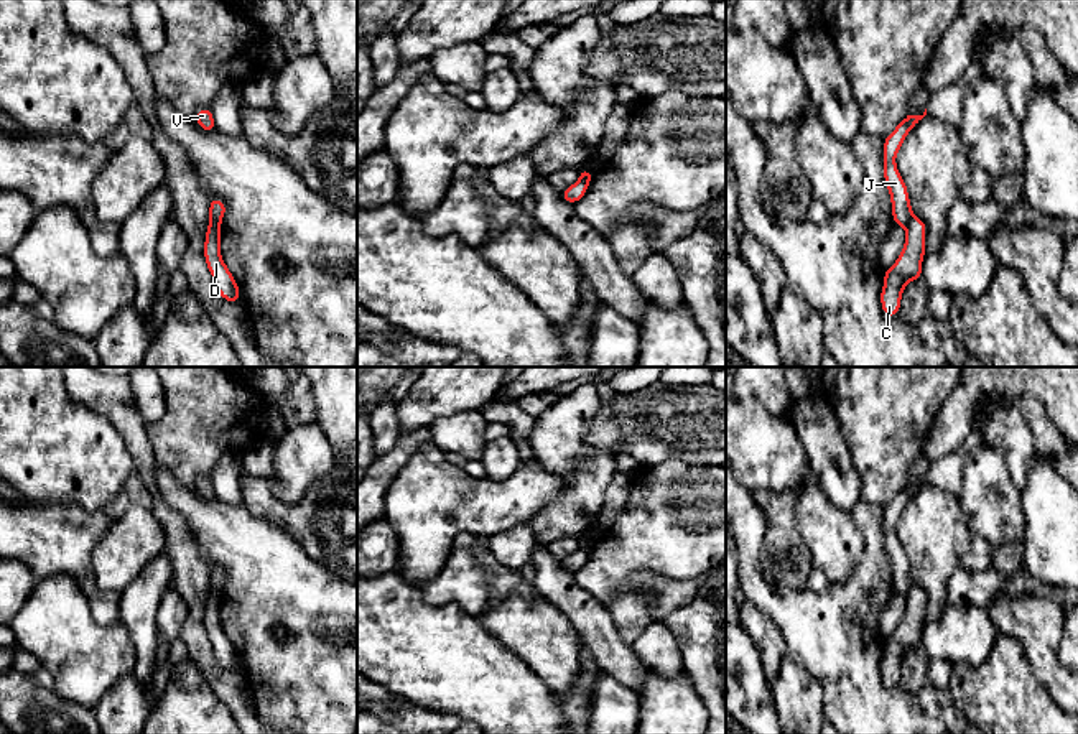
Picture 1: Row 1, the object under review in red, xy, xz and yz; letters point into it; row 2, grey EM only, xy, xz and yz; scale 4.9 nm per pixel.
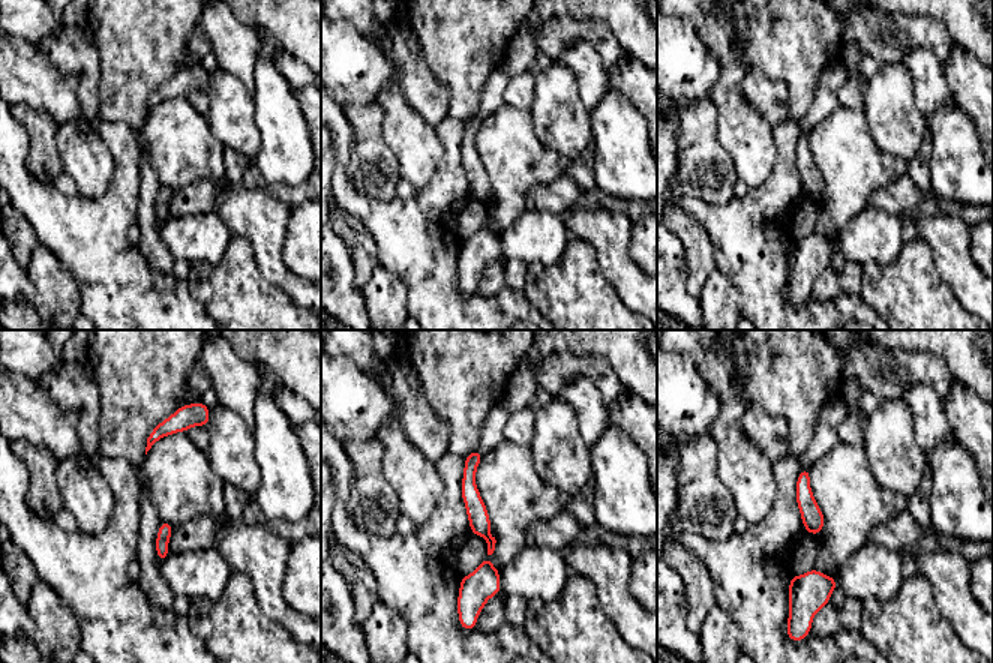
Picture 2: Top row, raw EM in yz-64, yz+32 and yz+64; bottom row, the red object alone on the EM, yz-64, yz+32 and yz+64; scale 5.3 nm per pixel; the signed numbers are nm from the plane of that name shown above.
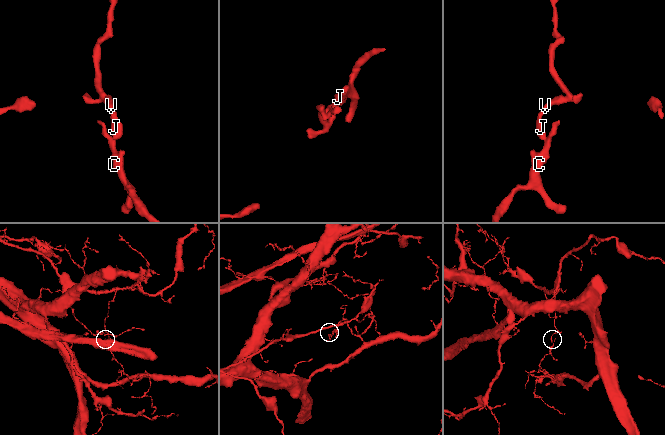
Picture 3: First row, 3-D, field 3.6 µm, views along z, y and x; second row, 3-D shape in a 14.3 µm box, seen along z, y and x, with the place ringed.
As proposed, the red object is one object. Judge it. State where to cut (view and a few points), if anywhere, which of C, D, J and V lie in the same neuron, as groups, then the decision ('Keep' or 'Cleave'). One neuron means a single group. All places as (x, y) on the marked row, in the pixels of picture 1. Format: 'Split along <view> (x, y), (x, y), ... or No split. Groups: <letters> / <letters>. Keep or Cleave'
Split along yz (914, 216), (906, 226). Groups: C D / J V. Cleave

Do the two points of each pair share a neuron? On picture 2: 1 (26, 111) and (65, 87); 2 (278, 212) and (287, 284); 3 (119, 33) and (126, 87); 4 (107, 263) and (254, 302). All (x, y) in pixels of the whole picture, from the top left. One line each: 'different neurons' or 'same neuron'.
1: different neurons
2: same neuron
3: same neuron
4: different neurons

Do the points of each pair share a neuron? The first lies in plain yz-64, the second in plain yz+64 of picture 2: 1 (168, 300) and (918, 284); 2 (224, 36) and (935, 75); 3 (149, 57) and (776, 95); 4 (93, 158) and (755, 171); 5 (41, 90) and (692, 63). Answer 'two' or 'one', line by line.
1: two
2: one
3: two
4: one
5: one

